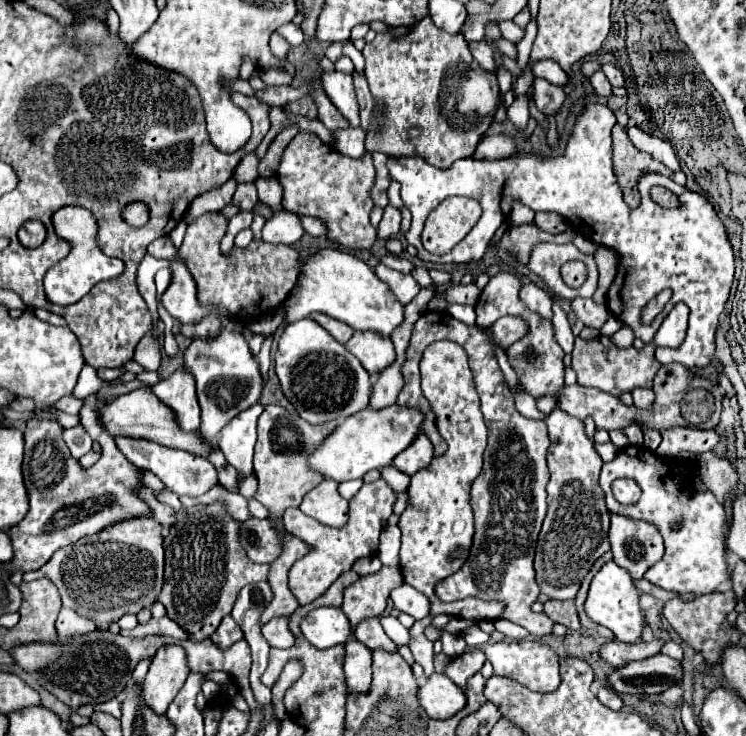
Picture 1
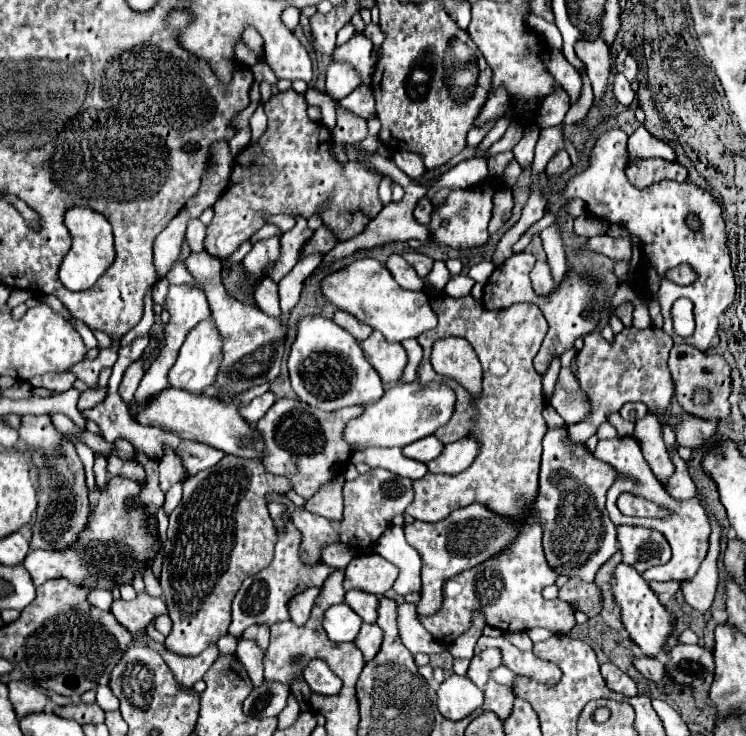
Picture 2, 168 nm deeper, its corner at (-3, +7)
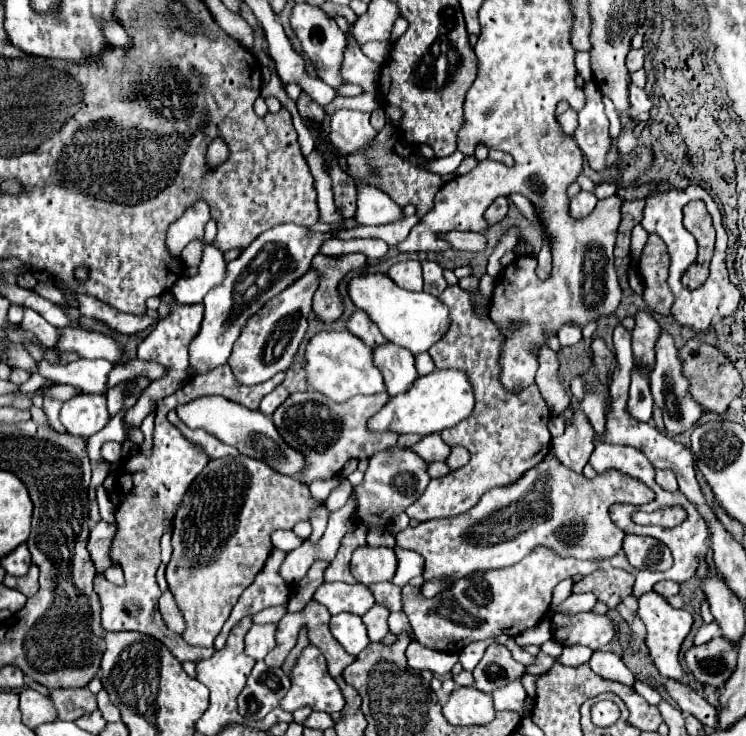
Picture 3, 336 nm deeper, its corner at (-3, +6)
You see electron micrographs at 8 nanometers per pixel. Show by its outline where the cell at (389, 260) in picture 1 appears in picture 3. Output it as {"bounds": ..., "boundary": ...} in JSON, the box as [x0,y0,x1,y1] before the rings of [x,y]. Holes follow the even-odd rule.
{"bounds":[422,261,448,297],"boundary":[[[424,261],[422,269],[424,269],[424,291],[438,297],[448,287],[448,283],[442,275],[442,267],[434,261]]]}

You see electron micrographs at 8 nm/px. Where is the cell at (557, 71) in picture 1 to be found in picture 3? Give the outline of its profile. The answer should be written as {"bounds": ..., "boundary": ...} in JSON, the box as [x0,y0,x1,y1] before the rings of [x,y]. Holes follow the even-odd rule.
{"bounds":[558,113,578,135],"boundary":[[[564,113],[558,117],[558,123],[562,125],[566,135],[574,135],[574,131],[578,127],[578,115],[576,113]]]}

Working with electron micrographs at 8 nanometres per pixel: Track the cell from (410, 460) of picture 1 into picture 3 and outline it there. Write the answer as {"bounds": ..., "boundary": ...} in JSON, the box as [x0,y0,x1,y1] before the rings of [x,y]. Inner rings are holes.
{"bounds":[412,435,450,463],"boundary":[[[426,435],[412,449],[418,455],[422,455],[422,459],[428,459],[428,463],[432,463],[432,461],[446,461],[446,457],[450,455],[450,447],[442,441],[440,435]]]}

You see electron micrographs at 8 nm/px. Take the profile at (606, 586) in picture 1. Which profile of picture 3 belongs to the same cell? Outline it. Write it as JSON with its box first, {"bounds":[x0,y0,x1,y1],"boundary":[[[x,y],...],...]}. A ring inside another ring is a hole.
{"bounds":[638,591,692,681],"boundary":[[[650,591],[646,595],[642,595],[638,599],[640,607],[638,607],[638,617],[644,621],[646,625],[646,631],[648,631],[648,637],[646,637],[646,645],[650,649],[650,657],[654,661],[654,665],[658,667],[658,671],[670,679],[676,679],[676,681],[682,681],[686,677],[682,665],[680,665],[680,659],[678,659],[678,653],[680,653],[680,645],[682,641],[686,639],[686,635],[690,633],[692,629],[692,615],[684,609],[674,609],[664,597],[660,597],[658,593]]]}

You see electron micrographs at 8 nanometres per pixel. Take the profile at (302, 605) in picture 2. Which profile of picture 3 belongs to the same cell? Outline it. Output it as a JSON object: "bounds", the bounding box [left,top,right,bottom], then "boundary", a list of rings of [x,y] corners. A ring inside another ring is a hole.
{"bounds":[314,583,374,615],"boundary":[[[322,583],[314,595],[318,603],[328,607],[330,615],[338,615],[342,611],[354,613],[354,615],[364,615],[374,599],[372,593],[368,591],[366,585],[348,585],[348,583]]]}

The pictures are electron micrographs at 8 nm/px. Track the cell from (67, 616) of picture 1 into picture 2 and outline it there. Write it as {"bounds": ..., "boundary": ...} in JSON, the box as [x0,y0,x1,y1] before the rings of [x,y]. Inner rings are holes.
{"bounds":[88,590,112,610],"boundary":[[[92,590],[88,594],[88,602],[100,610],[110,610],[112,606],[112,594],[106,590]]]}

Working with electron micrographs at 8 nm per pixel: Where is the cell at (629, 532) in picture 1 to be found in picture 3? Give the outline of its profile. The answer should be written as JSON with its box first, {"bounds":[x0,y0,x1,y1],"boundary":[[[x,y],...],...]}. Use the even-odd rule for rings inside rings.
{"bounds":[624,535,672,571],"boundary":[[[626,535],[624,553],[636,569],[646,571],[668,571],[672,567],[672,555],[664,543],[652,537]]]}

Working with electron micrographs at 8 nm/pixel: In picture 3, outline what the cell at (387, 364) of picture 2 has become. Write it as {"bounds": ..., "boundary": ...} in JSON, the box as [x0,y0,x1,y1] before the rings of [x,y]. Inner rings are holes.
{"bounds":[374,343,418,397],"boundary":[[[386,343],[384,347],[376,347],[374,359],[376,359],[376,367],[384,375],[386,391],[392,397],[406,393],[414,385],[414,381],[418,379],[414,355],[400,345]]]}

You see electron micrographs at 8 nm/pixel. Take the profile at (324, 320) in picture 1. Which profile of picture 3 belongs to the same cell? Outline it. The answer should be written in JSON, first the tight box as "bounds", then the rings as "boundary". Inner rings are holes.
{"bounds":[348,311,388,349],"boundary":[[[356,311],[350,319],[348,319],[348,331],[354,333],[356,337],[360,337],[368,347],[376,349],[384,343],[388,343],[388,339],[380,333],[380,329],[370,321],[370,317],[364,311]]]}

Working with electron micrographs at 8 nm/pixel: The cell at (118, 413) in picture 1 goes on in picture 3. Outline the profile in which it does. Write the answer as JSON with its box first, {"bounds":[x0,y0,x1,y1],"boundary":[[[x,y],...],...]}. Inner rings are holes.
{"bounds":[176,397,306,477],"boundary":[[[200,397],[200,399],[194,399],[194,401],[178,407],[176,413],[190,429],[200,427],[200,429],[212,431],[220,441],[236,447],[240,453],[244,453],[248,457],[262,459],[264,463],[268,463],[268,467],[272,467],[274,471],[278,471],[282,475],[300,477],[300,473],[304,471],[304,463],[306,463],[304,455],[300,451],[292,449],[278,433],[274,421],[260,411],[248,411],[246,407],[240,407],[238,403],[232,403],[224,397]]]}

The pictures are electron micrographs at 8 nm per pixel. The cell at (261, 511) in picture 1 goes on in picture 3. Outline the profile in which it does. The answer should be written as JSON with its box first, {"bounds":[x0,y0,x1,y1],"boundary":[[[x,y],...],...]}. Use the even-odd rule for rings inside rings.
{"bounds":[310,475,342,501],"boundary":[[[340,475],[330,477],[330,479],[314,481],[314,483],[310,483],[312,497],[316,497],[316,499],[320,499],[320,501],[326,501],[326,499],[328,499],[328,495],[330,495],[330,491],[332,491],[334,487],[338,487],[340,483],[342,483],[342,477],[340,477]]]}

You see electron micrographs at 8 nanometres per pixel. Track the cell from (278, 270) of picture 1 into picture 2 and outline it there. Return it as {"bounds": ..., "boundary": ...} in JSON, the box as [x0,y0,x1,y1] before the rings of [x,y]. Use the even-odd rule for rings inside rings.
{"bounds":[302,226,336,256],"boundary":[[[320,226],[314,232],[314,236],[304,244],[302,256],[306,256],[306,254],[328,254],[334,246],[336,246],[336,238],[332,238],[332,234],[330,234],[330,230],[326,230],[326,226]]]}

